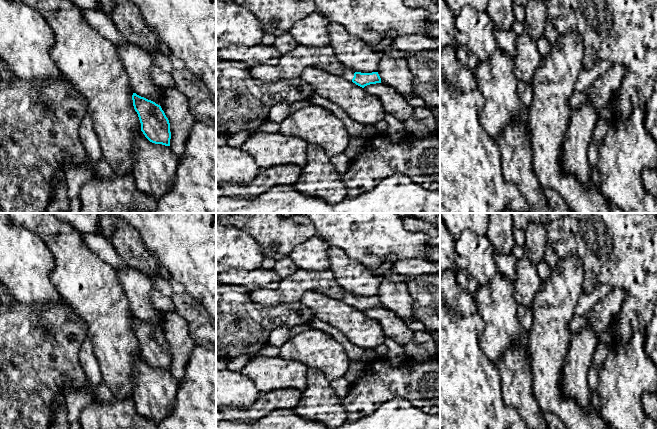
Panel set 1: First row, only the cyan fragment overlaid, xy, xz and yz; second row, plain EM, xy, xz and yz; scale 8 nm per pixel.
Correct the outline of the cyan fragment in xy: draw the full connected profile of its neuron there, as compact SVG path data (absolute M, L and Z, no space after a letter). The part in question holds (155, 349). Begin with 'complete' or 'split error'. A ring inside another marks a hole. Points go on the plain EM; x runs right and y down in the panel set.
complete; M136 317L132 324L145 361L152 367L170 370L170 347L161 330Z

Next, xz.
split error; M346 292L342 300L346 304L352 305L353 307L362 312L370 308L381 307L381 302L378 296L361 297L361 296L354 296L353 294Z

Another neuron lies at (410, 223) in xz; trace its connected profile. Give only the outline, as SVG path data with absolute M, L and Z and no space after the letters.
M412 216L403 218L404 227L408 231L424 233L429 237L432 246L440 246L440 226L416 219Z

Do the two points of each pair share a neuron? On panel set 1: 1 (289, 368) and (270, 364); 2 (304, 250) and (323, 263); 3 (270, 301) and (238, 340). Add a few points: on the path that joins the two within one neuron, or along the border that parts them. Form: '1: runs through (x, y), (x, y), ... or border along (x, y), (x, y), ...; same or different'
1: runs through (284, 368), (275, 368); same
2: runs through (309, 255), (318, 260); same
3: border along (248, 293), (252, 301), (263, 306), (289, 302); different

